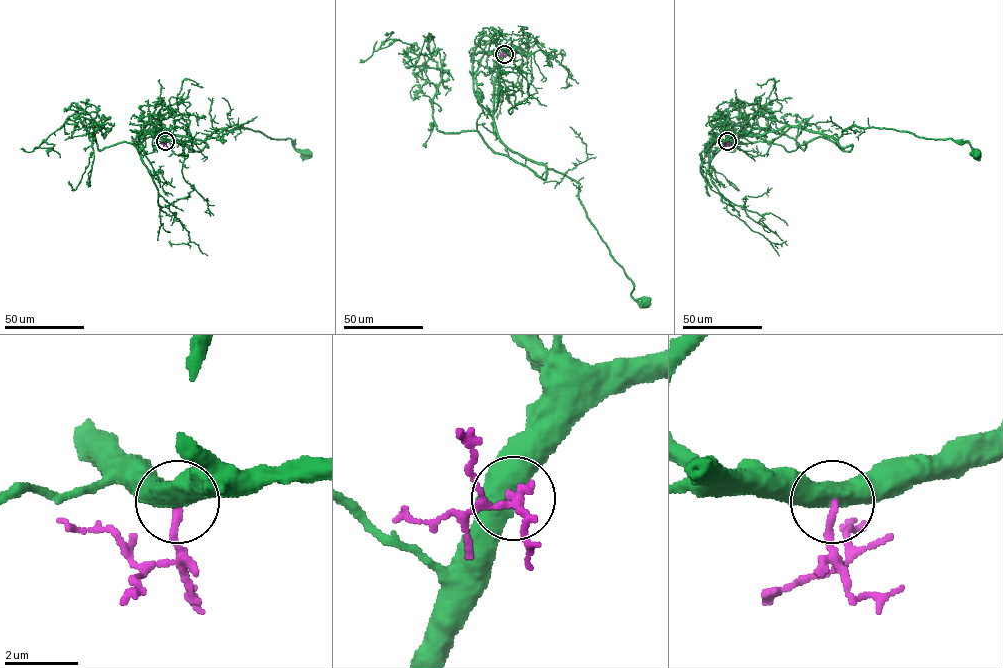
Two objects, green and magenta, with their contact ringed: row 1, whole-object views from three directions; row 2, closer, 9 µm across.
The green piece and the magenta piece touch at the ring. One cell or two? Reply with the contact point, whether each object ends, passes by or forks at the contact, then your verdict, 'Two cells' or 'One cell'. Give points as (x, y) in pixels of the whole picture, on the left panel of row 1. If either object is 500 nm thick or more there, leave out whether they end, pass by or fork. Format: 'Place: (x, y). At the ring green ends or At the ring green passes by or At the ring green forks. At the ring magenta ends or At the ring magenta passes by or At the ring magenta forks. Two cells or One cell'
Place: (165, 141). Two cells

